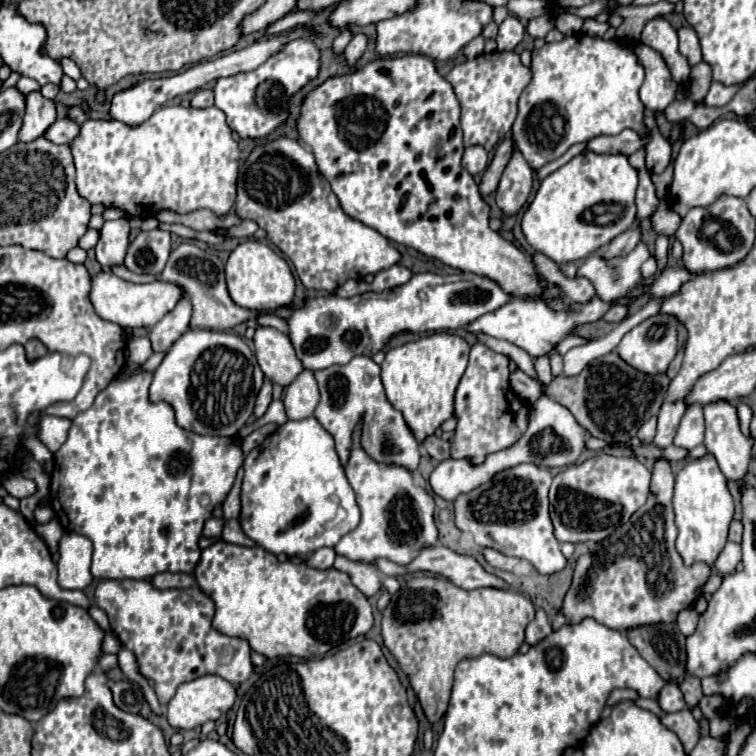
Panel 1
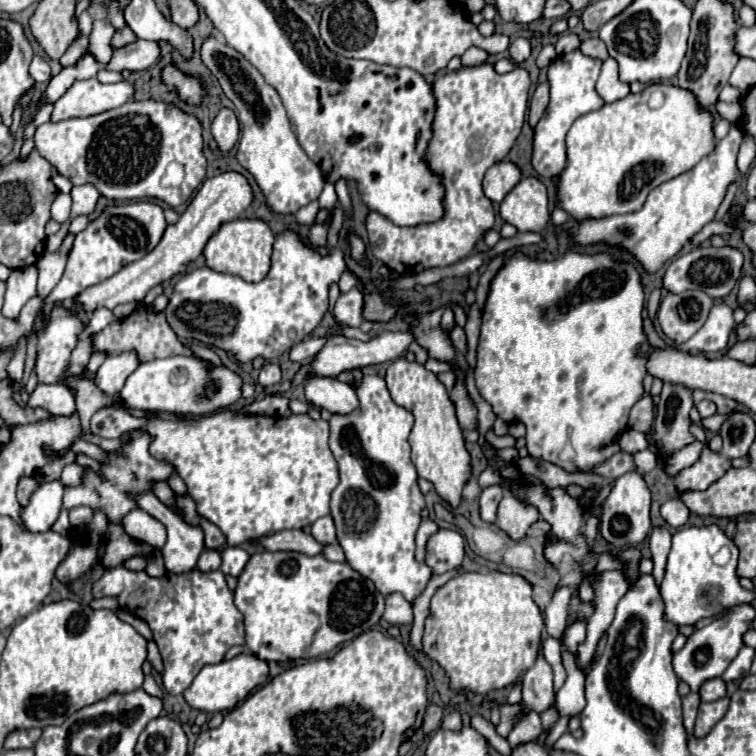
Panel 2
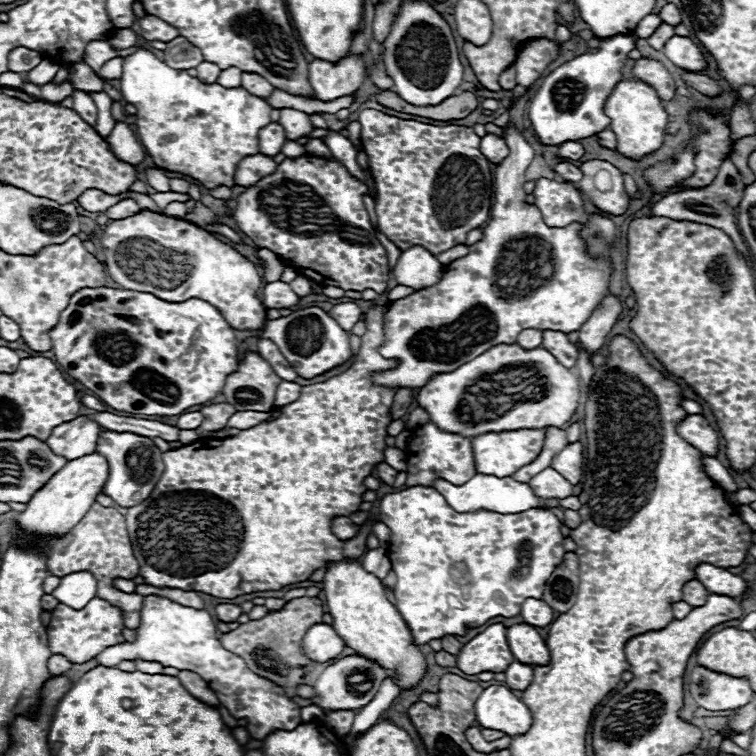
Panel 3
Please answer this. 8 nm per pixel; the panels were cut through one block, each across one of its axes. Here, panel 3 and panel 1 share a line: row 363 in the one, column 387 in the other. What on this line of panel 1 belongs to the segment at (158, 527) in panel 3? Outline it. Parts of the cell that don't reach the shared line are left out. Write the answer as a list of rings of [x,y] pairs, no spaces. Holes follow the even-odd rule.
[[[434,332],[386,352],[382,362],[386,396],[390,404],[402,412],[406,424],[420,444],[452,416],[454,392],[466,370],[468,352],[470,344],[464,338],[448,332]]]

